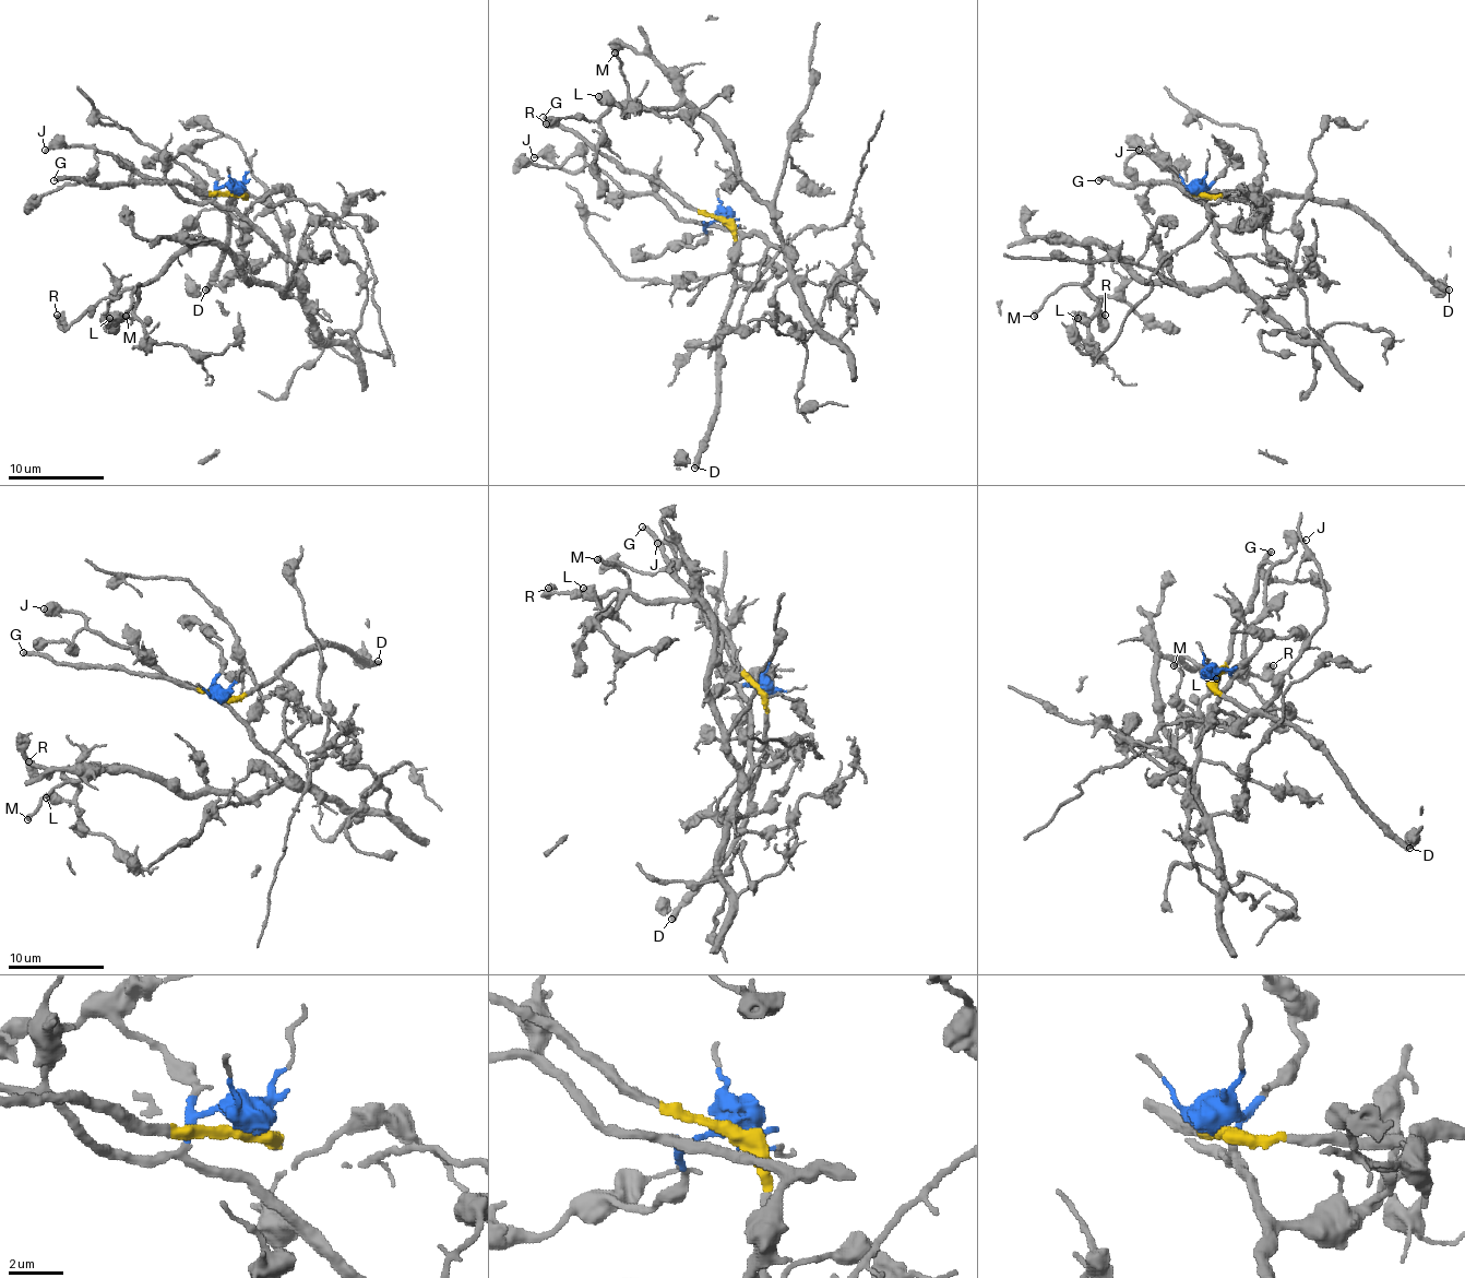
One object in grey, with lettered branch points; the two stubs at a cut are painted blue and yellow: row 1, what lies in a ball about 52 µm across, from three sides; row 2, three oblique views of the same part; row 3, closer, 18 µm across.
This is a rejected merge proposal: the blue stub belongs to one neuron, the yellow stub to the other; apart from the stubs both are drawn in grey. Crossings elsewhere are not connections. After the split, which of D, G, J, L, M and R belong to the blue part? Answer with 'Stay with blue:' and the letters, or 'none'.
Stay with blue: J, L, M, R

